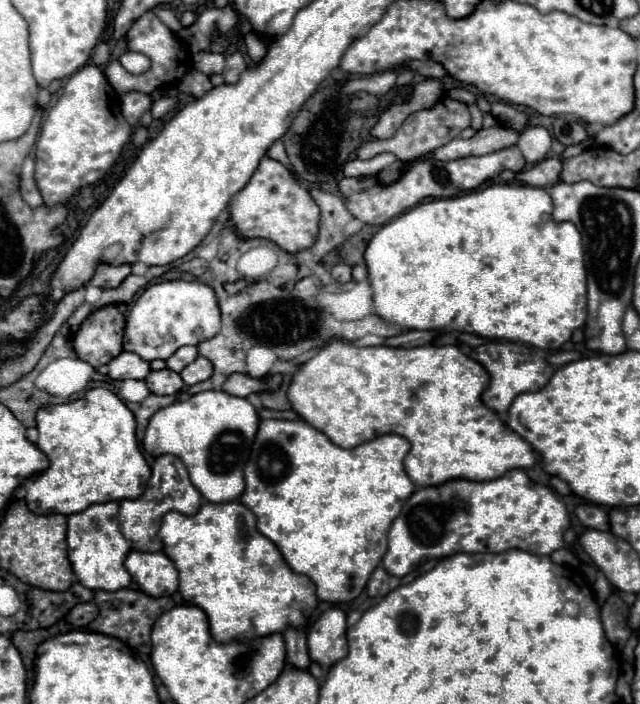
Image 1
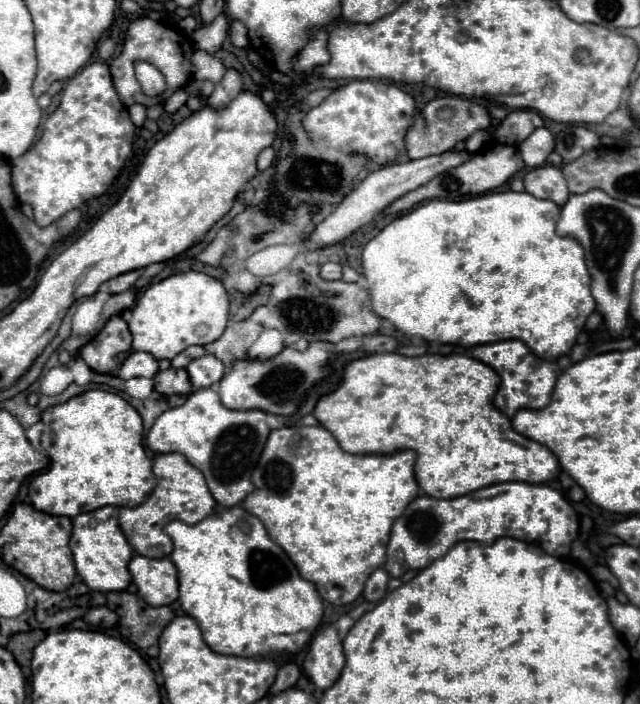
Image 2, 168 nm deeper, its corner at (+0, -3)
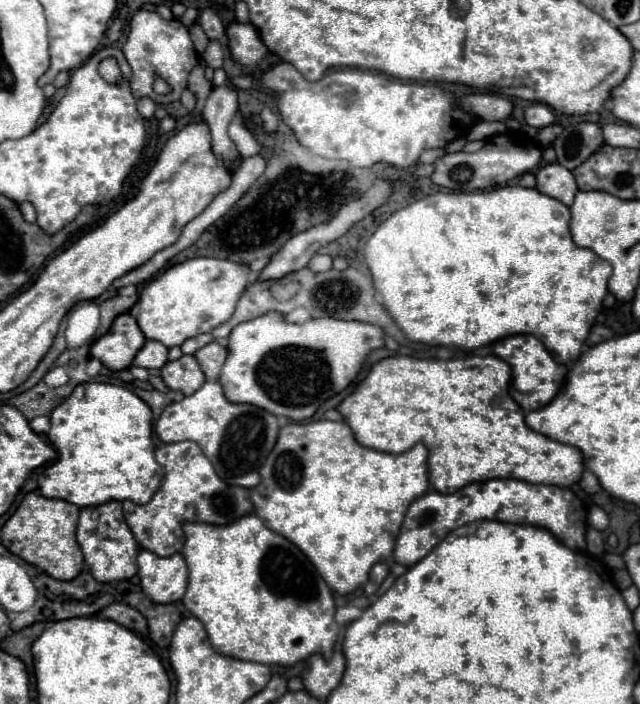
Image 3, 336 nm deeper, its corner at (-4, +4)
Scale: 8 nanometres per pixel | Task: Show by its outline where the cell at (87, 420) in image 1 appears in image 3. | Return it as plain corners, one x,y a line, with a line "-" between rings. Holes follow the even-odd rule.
86,382
86,384
80,384
74,388
74,392
60,404
52,410
50,414
50,432
48,432
48,440
52,442
52,446
56,448
58,452
58,460
54,464
50,464
48,468
44,468
44,472
38,476
38,488
40,488
40,494
46,496
46,498
54,498
54,500
66,500
70,504
76,504
78,508
84,508
84,506
100,506
100,504
106,504
110,500
132,500
136,504
146,504
154,492
158,490
160,482
162,482
162,476
164,476
164,468
154,460
154,444
152,444
152,412
148,408
146,402
142,402
134,392
130,392
128,388
122,388
122,386
116,386
116,384
104,384
104,382

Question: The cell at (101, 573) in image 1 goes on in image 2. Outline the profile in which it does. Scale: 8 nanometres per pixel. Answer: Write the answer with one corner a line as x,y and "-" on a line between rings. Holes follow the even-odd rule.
108,505
108,507
100,507
98,511
90,511
90,513
82,513
74,517
74,531
72,531
70,547
74,551
76,571
90,589
122,591
130,585
128,563
132,559
132,547
128,545
124,533
120,531
116,507

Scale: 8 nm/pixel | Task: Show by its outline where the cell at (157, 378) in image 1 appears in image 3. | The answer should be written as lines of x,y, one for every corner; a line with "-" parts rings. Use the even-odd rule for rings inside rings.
182,356
162,368
162,380
170,390
180,390
186,396
194,394
204,382
204,372
194,356

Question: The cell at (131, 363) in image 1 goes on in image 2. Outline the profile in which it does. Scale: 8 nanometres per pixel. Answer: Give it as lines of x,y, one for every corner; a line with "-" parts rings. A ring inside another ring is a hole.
134,351
130,353
130,357
126,359
126,363
122,363
118,377
120,379
132,379
132,377
154,377
158,373
158,361
150,355
150,353
140,353

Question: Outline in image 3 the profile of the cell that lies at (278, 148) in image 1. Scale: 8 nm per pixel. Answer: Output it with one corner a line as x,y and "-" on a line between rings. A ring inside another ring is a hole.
238,120
230,124
228,136
234,140
234,144
236,144
236,148
238,148
238,152
240,152
242,158
262,154
262,150
264,150
264,146
246,128
242,128
242,124

